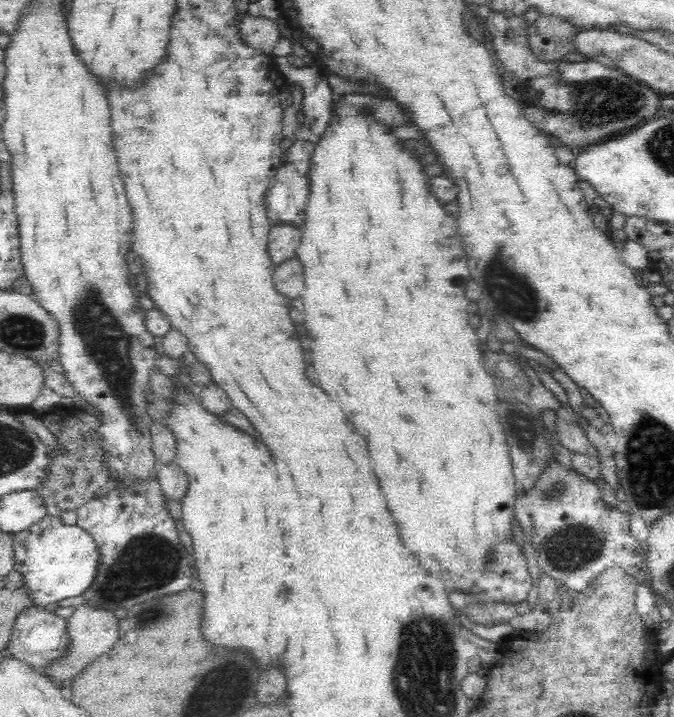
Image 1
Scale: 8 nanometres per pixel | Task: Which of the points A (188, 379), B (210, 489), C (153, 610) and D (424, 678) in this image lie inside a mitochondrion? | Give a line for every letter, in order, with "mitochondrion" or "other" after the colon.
A: other
B: other
C: mitochondrion
D: mitochondrion

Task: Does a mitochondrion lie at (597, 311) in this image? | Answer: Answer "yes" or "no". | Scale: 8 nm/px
no

